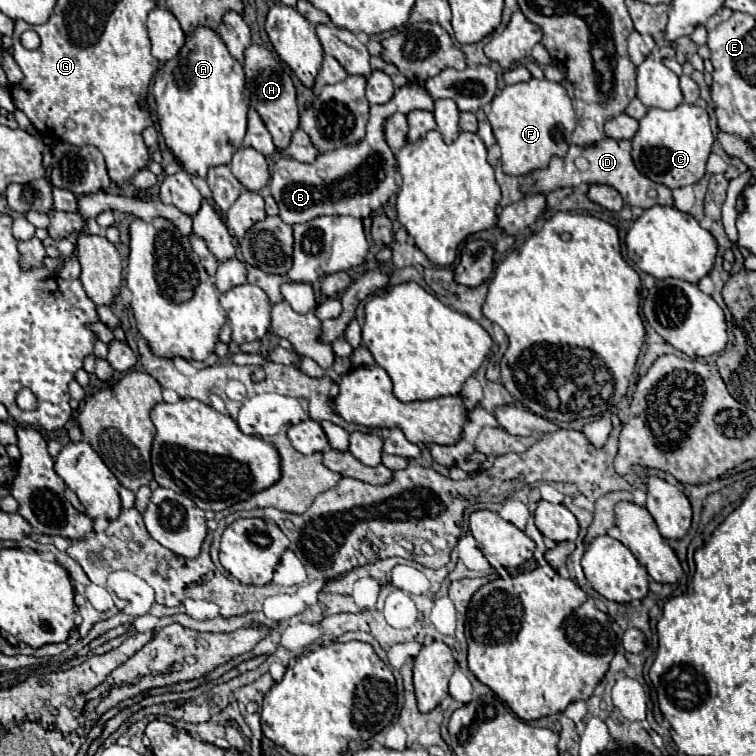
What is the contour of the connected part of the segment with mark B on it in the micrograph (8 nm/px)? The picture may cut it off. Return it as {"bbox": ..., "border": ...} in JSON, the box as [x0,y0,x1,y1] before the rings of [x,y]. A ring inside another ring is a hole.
{"bbox":[270,86,434,226],"border":[[[402,86],[396,90],[390,102],[380,106],[370,106],[370,118],[366,126],[366,136],[358,146],[342,146],[330,154],[318,156],[312,164],[298,162],[294,158],[280,158],[274,164],[270,178],[270,192],[280,208],[280,218],[294,226],[308,222],[324,214],[348,214],[354,218],[366,218],[374,210],[382,208],[392,194],[396,194],[396,158],[390,152],[384,134],[382,122],[394,114],[408,114],[412,110],[434,110],[434,100],[420,86]]]}

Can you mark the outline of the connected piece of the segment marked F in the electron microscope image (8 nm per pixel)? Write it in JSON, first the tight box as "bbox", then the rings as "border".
{"bbox":[488,78,576,176],"border":[[[530,78],[528,82],[518,82],[514,86],[504,86],[500,92],[496,92],[494,100],[488,108],[488,122],[492,124],[494,138],[500,144],[502,150],[502,170],[510,176],[522,176],[530,174],[534,170],[548,168],[552,156],[566,156],[570,144],[572,144],[572,132],[576,128],[576,116],[570,102],[570,96],[566,94],[564,86],[558,82],[550,82],[546,78]]]}

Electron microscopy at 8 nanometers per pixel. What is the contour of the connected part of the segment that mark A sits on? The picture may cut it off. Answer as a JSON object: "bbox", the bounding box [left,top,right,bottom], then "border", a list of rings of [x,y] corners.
{"bbox":[152,30,248,178],"border":[[[194,30],[194,34],[188,36],[184,48],[178,52],[176,58],[162,64],[162,68],[154,76],[152,94],[156,100],[156,116],[160,122],[160,132],[164,136],[164,142],[168,150],[174,154],[174,158],[180,160],[180,166],[190,176],[206,178],[210,168],[230,164],[232,154],[242,146],[242,138],[246,134],[246,114],[248,104],[244,102],[244,72],[242,64],[236,62],[228,50],[226,44],[218,38],[214,30]]]}

